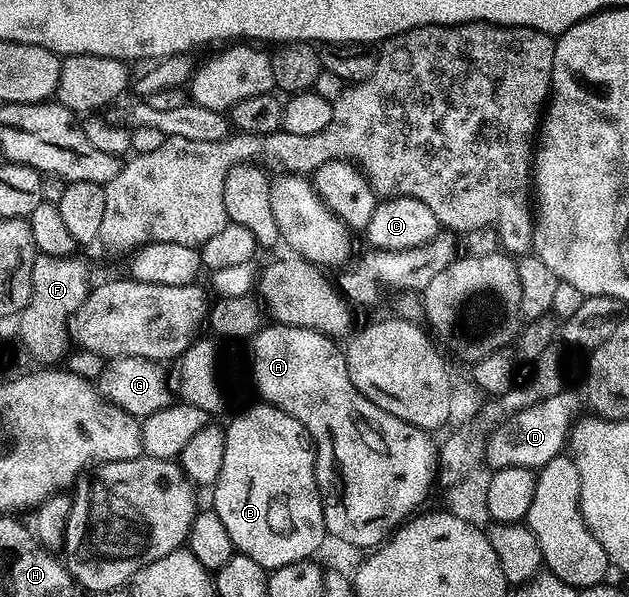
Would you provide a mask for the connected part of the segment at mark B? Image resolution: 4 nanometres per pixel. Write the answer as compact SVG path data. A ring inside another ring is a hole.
M259 402L257 406L248 408L243 415L225 424L224 466L220 468L220 477L212 488L212 509L220 521L224 521L224 529L228 529L228 537L232 537L237 554L252 557L256 565L273 569L314 557L318 546L328 539L328 532L322 494L318 491L318 482L314 476L315 448L306 434L305 425L268 403Z

